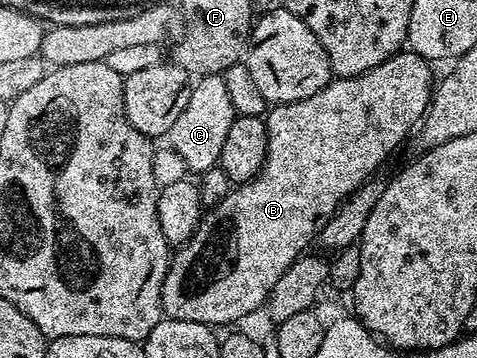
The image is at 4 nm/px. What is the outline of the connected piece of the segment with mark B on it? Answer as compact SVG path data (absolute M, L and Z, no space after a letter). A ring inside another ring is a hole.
M400 50L392 58L388 58L380 66L376 66L371 72L365 72L359 76L344 76L331 79L330 83L320 89L312 98L292 102L291 104L275 104L265 113L266 121L266 160L262 163L262 170L248 184L239 184L231 190L219 204L213 205L198 221L190 239L181 245L173 253L170 266L166 269L166 277L162 283L162 310L171 320L187 320L188 322L200 322L211 326L218 324L230 324L233 320L242 320L249 312L254 312L265 305L270 296L272 286L280 282L280 274L292 266L292 262L307 251L306 248L315 243L319 229L337 211L338 207L347 196L357 191L362 184L375 175L374 172L398 147L402 139L409 137L415 131L416 125L426 115L426 109L430 107L432 89L436 84L436 76L430 73L431 61L417 56L409 50Z

